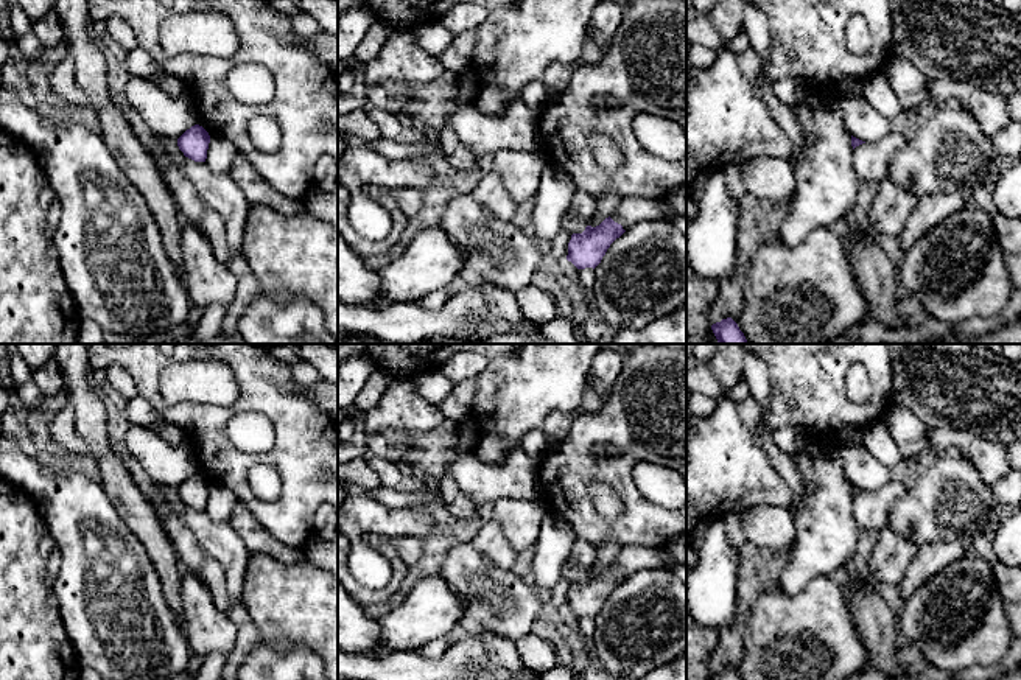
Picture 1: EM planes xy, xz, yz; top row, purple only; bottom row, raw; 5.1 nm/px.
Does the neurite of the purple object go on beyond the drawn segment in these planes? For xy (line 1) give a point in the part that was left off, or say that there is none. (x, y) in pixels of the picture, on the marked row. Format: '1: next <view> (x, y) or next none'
1: next none

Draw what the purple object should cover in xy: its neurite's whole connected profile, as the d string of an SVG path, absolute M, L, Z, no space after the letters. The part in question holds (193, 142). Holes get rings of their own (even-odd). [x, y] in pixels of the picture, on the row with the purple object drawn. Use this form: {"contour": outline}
{"contour": "M199 124L191 126L177 138L179 149L195 162L205 162L209 143L210 135Z"}

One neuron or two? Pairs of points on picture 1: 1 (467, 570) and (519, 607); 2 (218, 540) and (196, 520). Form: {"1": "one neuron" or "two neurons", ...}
{"1": "one neuron", "2": "one neuron"}

